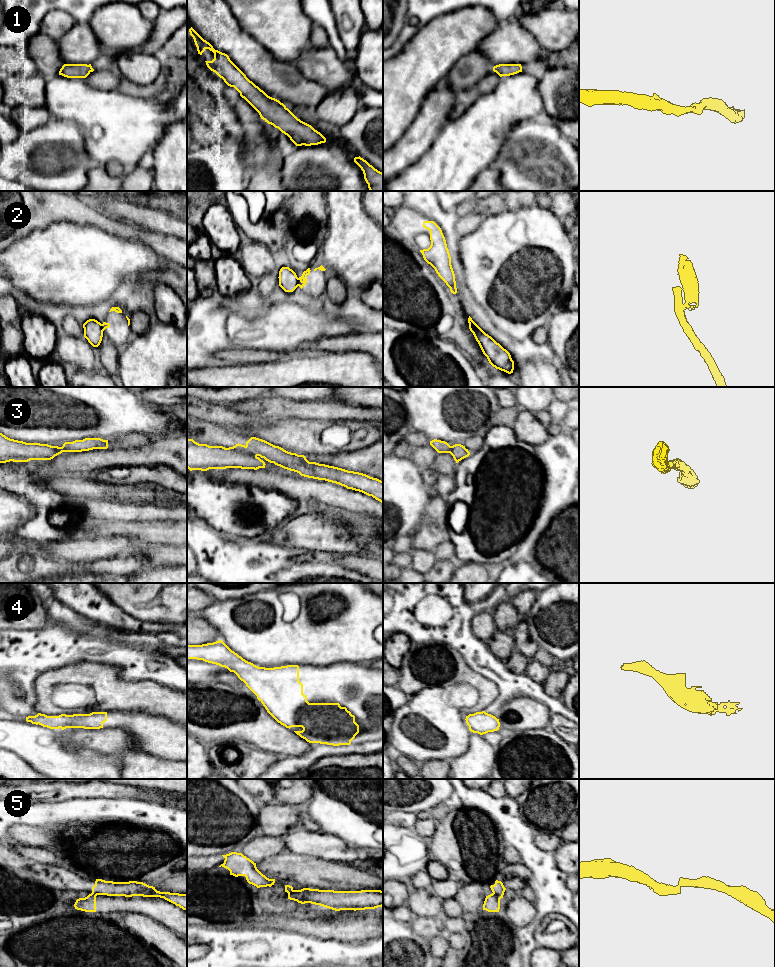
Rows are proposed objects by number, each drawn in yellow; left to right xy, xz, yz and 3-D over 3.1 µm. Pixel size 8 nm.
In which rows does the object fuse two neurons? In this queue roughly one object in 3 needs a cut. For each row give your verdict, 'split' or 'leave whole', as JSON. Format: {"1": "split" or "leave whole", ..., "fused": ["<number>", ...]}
{"1": "leave whole", "2": "split", "3": "split", "4": "leave whole", "5": "split", "fused": ["2", "3", "5"]}

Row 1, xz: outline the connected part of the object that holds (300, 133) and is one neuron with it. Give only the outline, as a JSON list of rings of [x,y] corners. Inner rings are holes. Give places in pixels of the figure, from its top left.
[[[192,27],[189,29],[189,32],[194,39],[198,54],[202,55],[206,49],[214,53],[214,59],[212,61],[205,61],[207,67],[222,78],[228,86],[234,87],[240,93],[240,96],[259,113],[261,119],[273,125],[275,128],[278,128],[282,133],[287,135],[296,146],[311,146],[326,142],[326,138],[320,132],[315,130],[311,125],[298,119],[283,103],[268,96],[263,90],[250,81],[230,60],[227,54],[215,50],[213,46],[204,40]]]

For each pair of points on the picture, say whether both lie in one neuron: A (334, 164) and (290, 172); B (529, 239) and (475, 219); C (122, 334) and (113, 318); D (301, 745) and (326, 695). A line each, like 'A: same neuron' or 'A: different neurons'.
A: same neuron
B: different neurons
C: same neuron
D: different neurons

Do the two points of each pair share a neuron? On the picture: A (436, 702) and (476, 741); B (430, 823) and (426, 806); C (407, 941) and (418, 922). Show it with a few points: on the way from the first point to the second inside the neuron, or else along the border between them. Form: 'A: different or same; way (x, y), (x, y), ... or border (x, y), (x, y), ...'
A: different; border (470, 735), (468, 748), (459, 756)
B: different; border (418, 818), (432, 817), (436, 821)
C: different; border (411, 927), (416, 933), (425, 938)

